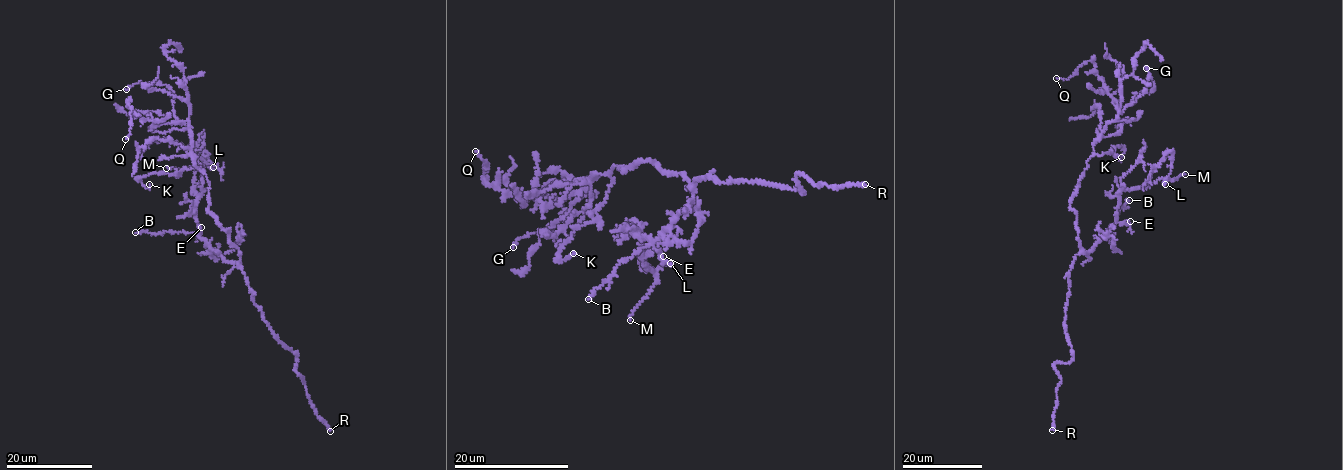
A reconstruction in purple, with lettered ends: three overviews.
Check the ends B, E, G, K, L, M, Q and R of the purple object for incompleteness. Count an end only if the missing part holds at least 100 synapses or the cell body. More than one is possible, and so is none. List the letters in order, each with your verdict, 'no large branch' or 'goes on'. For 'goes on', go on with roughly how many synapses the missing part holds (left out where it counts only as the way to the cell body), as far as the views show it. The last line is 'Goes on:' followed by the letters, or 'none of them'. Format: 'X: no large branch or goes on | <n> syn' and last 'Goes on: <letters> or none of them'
B: no large branch
E: no large branch
G: no large branch
K: no large branch
L: no large branch
M: no large branch
Q: no large branch
R: goes on
Goes on: R

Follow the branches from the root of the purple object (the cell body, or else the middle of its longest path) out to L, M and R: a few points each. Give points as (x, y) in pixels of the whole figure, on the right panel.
L: (1075, 213), (1079, 246), (1091, 250), (1113, 226), (1119, 191), (1144, 186), (1153, 168), (1171, 151), (1165, 184)
M: (1075, 213), (1079, 246), (1091, 250), (1113, 226), (1119, 191), (1147, 188), (1162, 178), (1185, 174)
R: (1075, 213), (1081, 251), (1069, 274), (1064, 323), (1073, 359), (1055, 363), (1053, 367), (1061, 380), (1052, 430)

